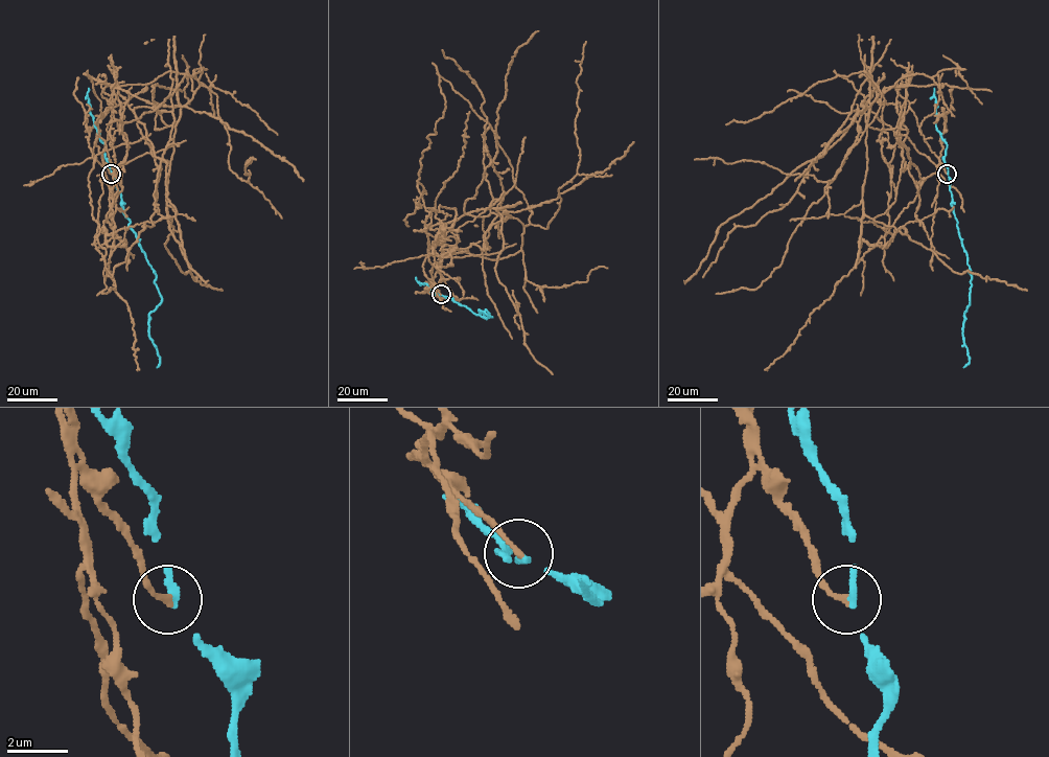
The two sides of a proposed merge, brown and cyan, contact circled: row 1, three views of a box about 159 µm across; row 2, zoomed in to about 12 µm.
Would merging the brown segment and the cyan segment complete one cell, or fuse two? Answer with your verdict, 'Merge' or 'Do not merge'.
Do not merge

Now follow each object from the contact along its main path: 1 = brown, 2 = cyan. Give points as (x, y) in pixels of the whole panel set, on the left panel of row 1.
1: (111, 174), (102, 89), (189, 75), (180, 119), (159, 111), (173, 116), (162, 159), (184, 258), (208, 280)
2: (111, 174), (162, 302), (148, 322), (157, 367)

